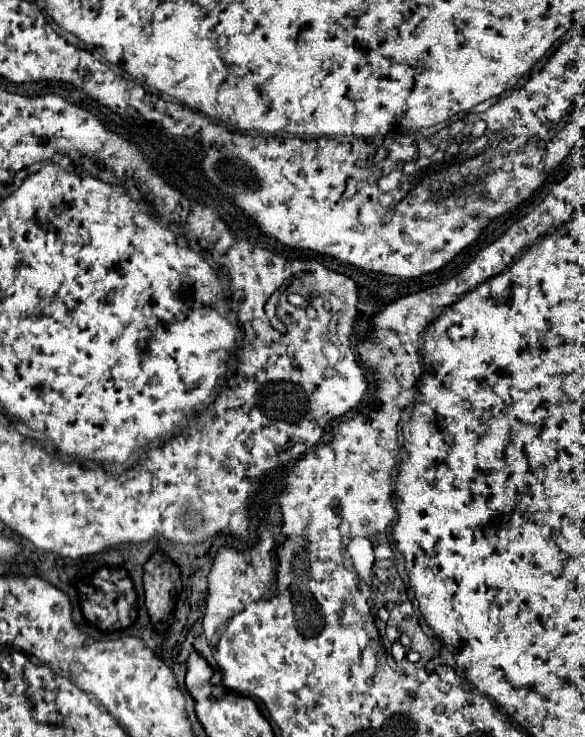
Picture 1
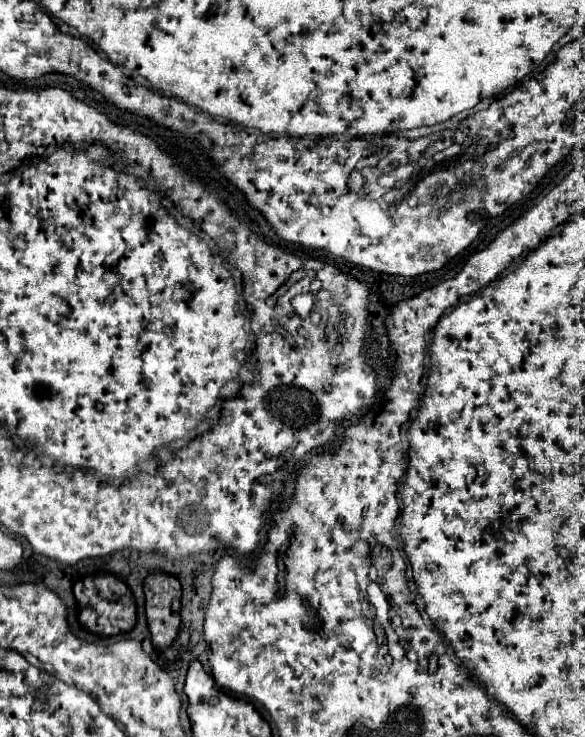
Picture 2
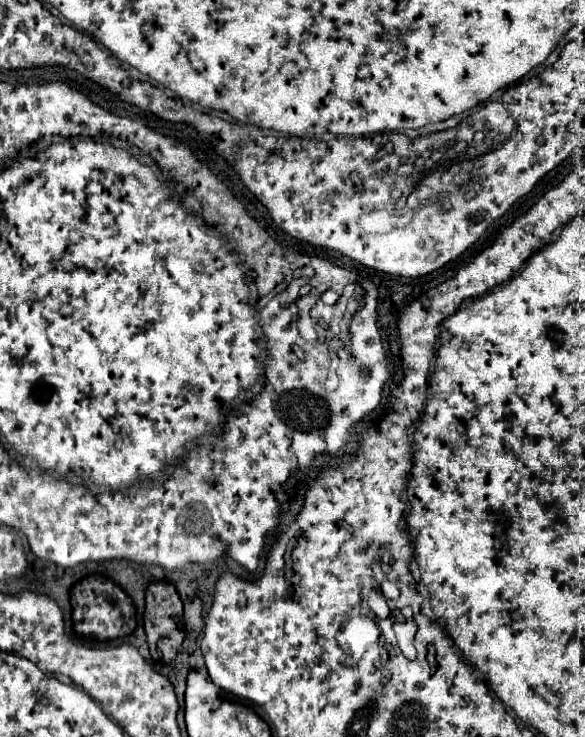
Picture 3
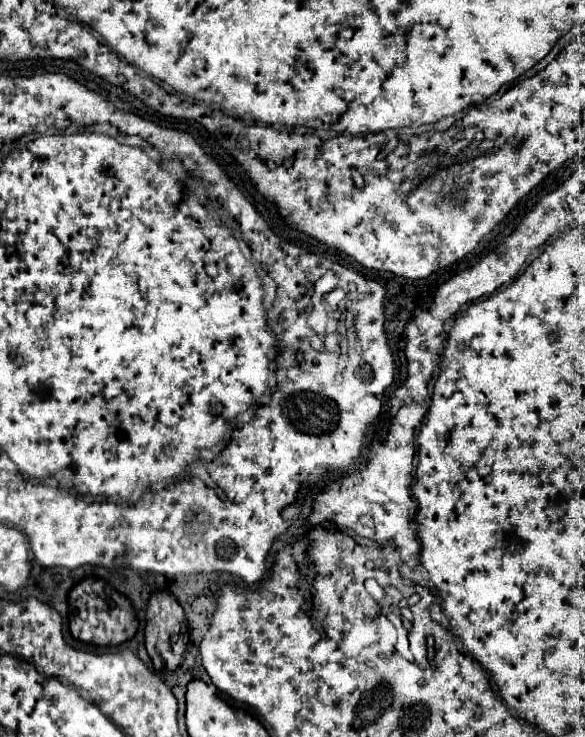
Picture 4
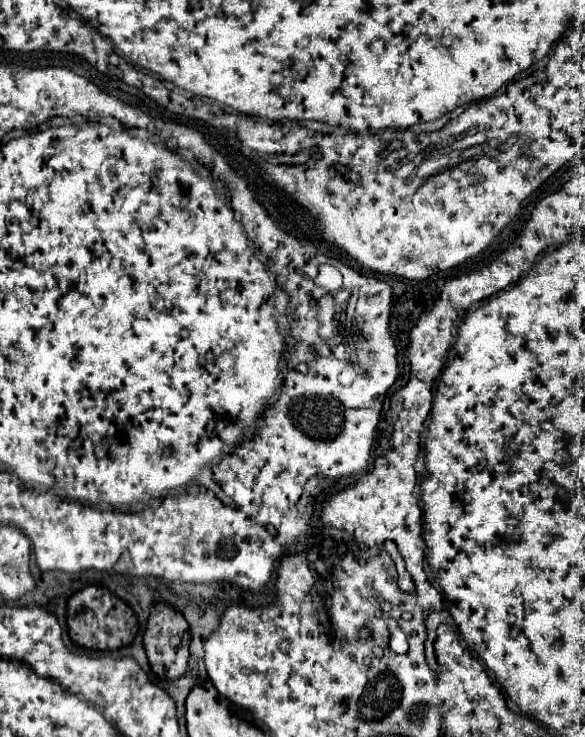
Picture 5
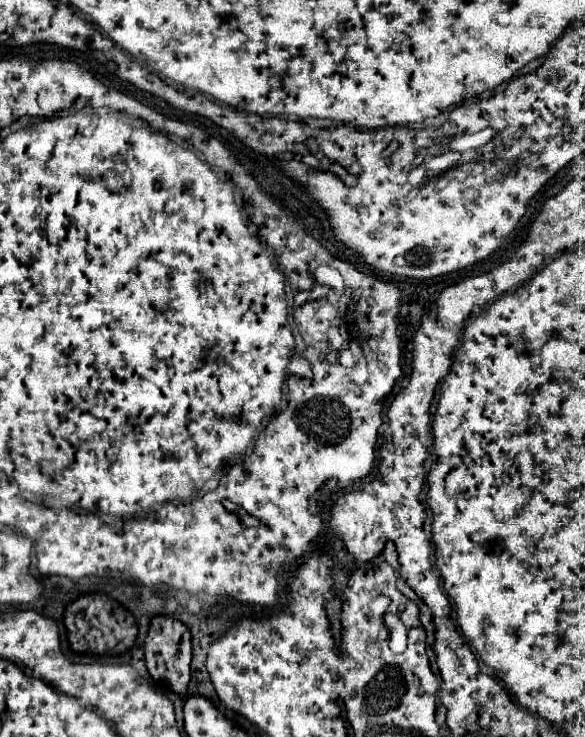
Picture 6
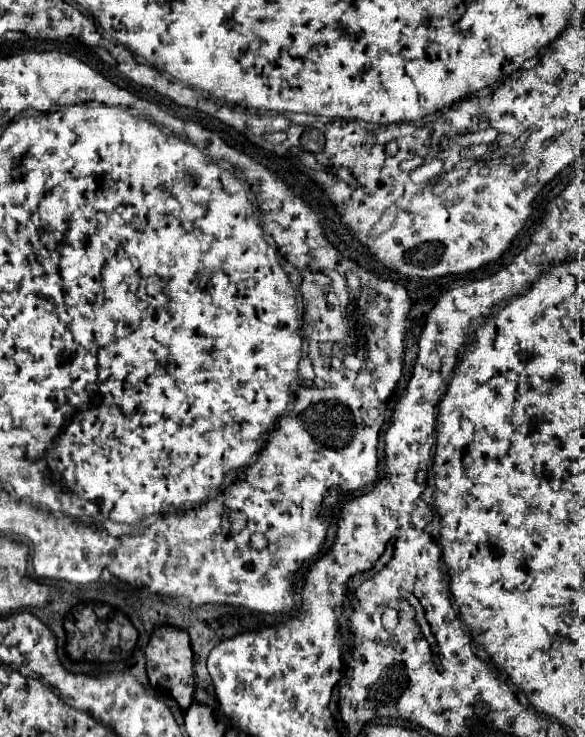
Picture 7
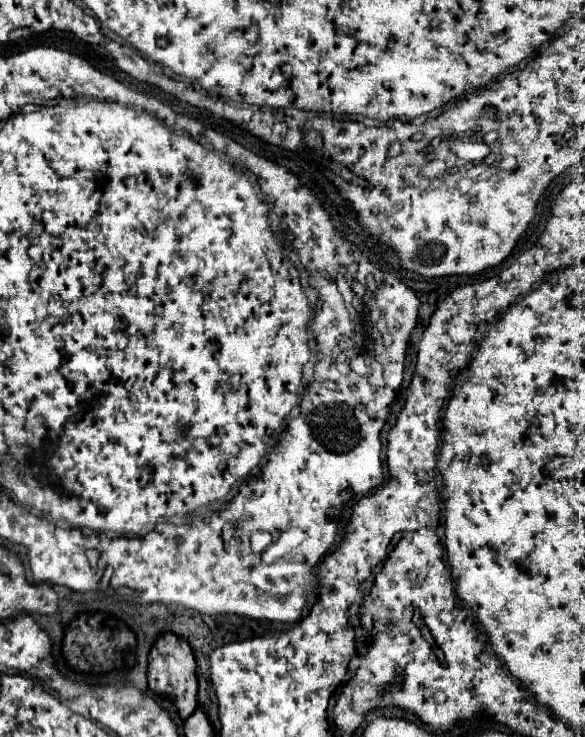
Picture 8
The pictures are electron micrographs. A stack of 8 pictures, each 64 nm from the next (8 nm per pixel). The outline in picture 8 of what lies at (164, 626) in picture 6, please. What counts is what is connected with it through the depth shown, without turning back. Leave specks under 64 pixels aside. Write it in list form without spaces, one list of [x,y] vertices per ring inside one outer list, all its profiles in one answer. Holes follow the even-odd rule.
[[[164,634],[156,640],[156,644],[150,650],[150,664],[148,664],[148,684],[150,690],[158,692],[160,696],[168,698],[176,708],[182,720],[190,718],[198,706],[198,678],[196,678],[196,660],[194,654],[182,638],[174,634]]]

